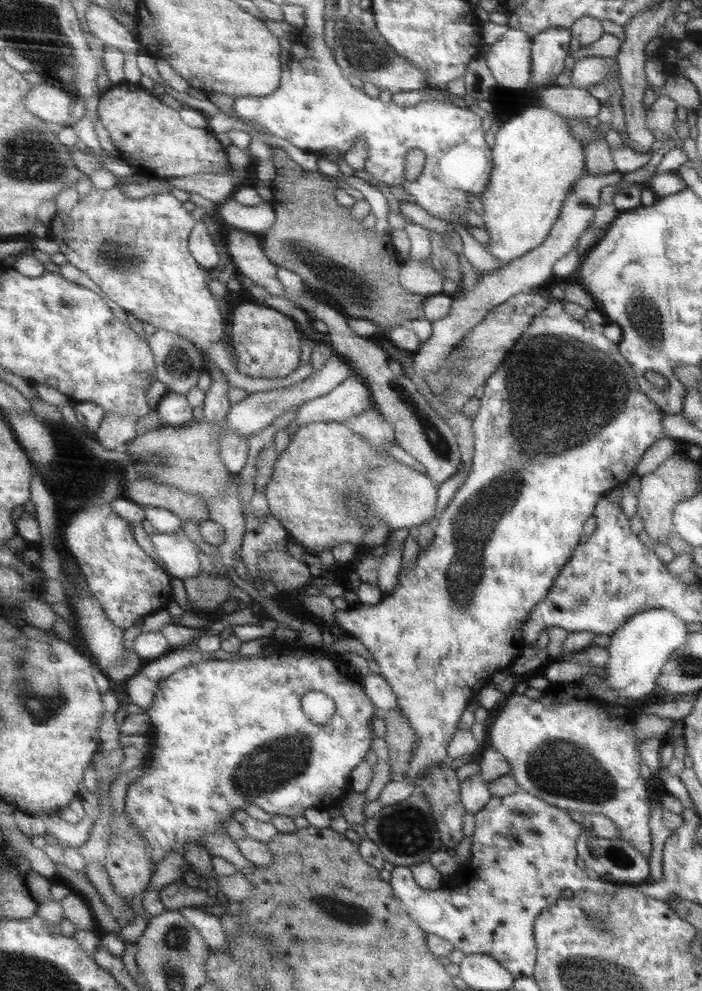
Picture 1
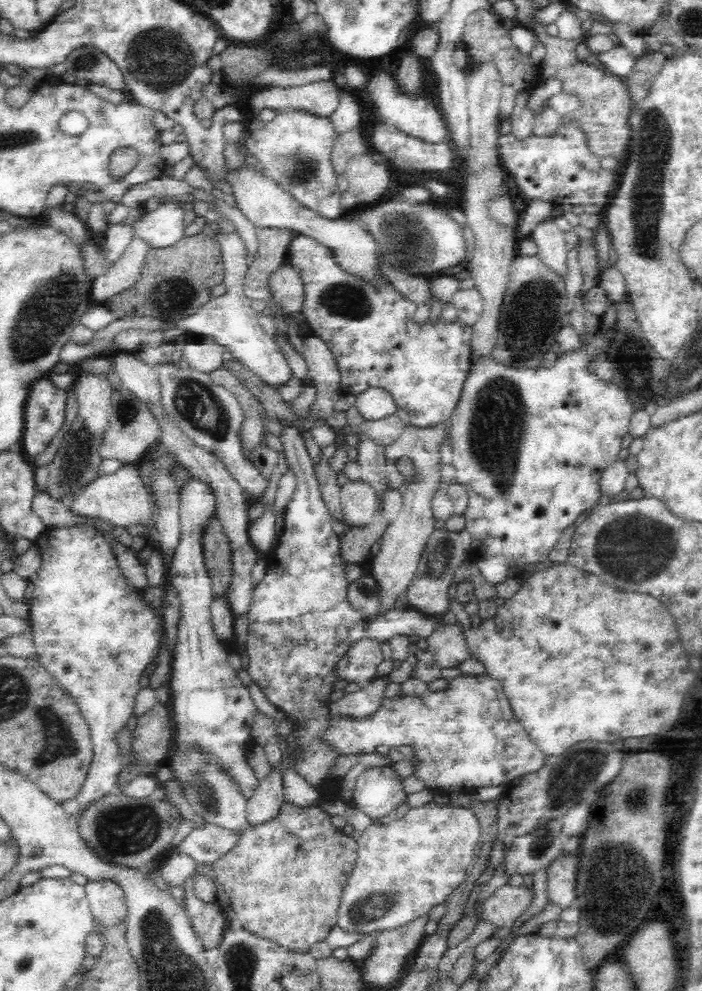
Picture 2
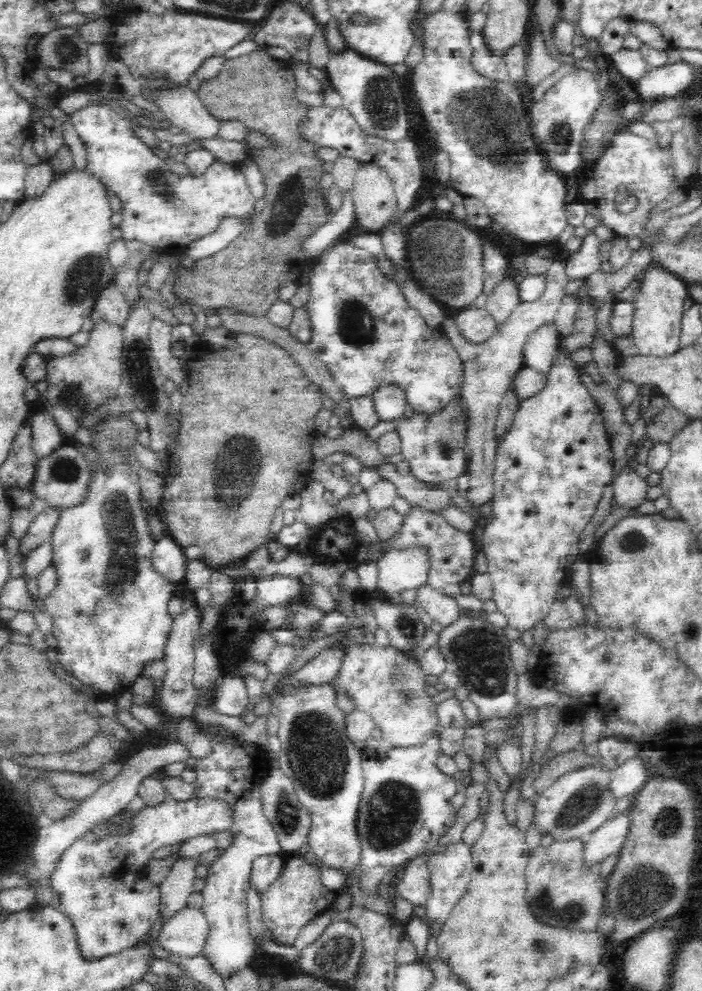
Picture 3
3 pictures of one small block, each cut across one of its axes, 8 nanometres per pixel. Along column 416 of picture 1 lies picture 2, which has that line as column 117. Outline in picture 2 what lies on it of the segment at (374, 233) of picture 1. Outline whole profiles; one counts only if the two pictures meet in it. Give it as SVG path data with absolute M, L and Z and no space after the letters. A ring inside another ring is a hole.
M200 231L199 234L192 236L183 235L174 244L158 248L148 246L142 256L142 264L140 264L138 278L134 280L134 284L128 286L122 292L110 296L103 304L108 307L113 317L118 320L146 318L154 319L154 322L160 323L162 328L180 326L182 320L196 314L200 307L206 305L208 300L211 299L209 289L213 285L223 282L224 269L221 247L211 234L206 235Z

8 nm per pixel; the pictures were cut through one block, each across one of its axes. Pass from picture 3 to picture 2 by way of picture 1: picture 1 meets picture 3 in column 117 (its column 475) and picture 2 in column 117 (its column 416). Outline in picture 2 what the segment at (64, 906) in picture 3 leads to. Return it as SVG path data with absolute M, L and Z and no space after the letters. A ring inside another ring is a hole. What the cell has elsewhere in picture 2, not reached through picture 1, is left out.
M103 877L92 880L84 886L92 915L104 925L114 925L125 919L127 914L127 896L118 877Z

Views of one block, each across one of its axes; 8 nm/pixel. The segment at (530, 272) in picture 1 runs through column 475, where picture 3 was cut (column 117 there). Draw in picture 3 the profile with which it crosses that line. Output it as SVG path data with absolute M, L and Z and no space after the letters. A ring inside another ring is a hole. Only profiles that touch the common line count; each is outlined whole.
M111 283L97 296L91 317L96 322L106 322L121 329L126 324L130 312L131 309L126 304L125 298Z

